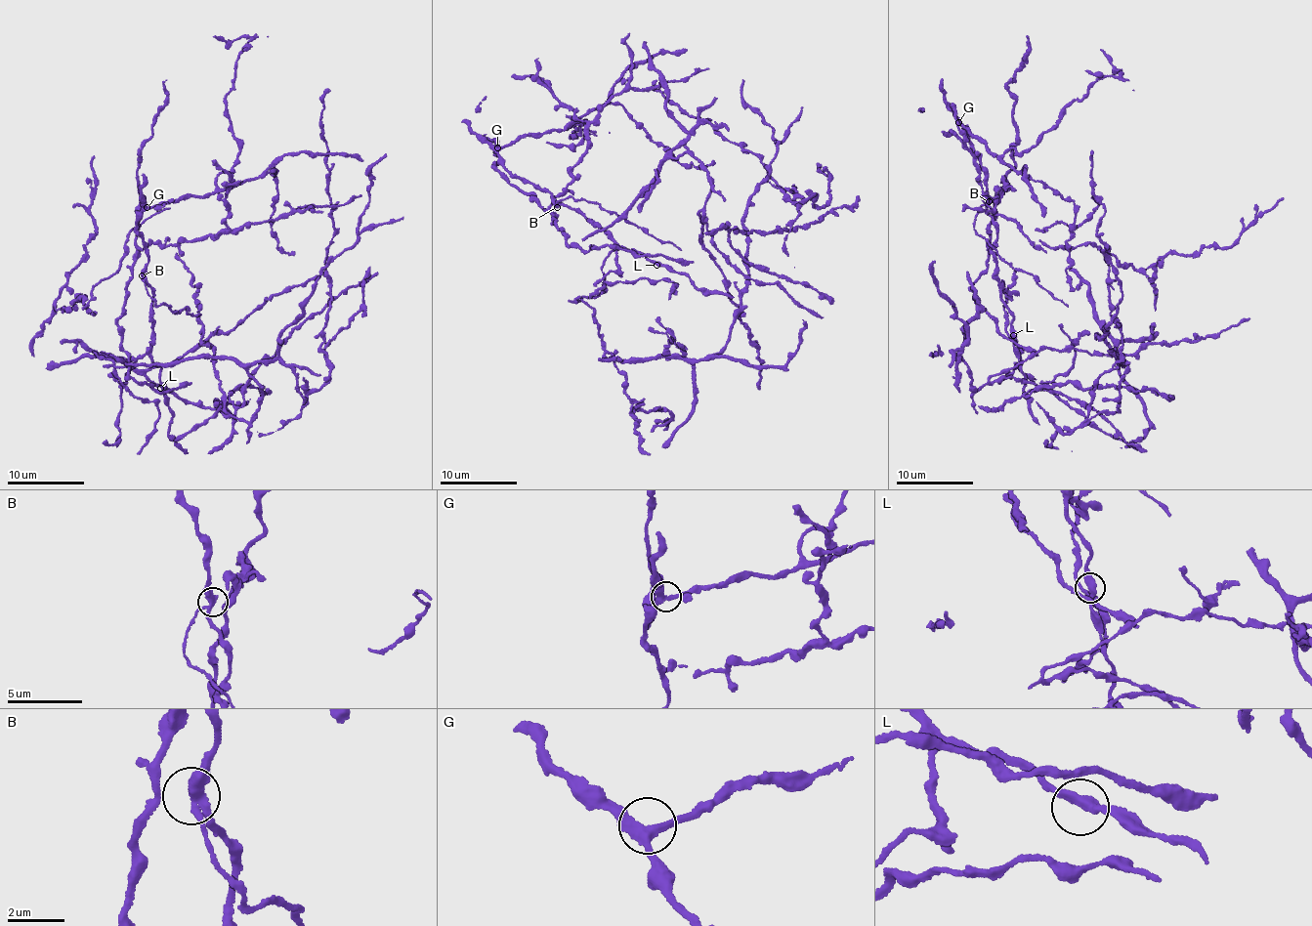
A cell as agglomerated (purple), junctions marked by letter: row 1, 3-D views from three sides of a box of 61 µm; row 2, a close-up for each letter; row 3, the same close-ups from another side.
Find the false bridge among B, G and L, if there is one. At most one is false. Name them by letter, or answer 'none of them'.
B

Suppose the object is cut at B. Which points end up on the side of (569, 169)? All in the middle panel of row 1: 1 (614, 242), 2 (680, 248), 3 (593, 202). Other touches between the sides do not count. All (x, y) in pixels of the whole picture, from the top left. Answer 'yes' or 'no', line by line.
1: yes
2: no
3: no

